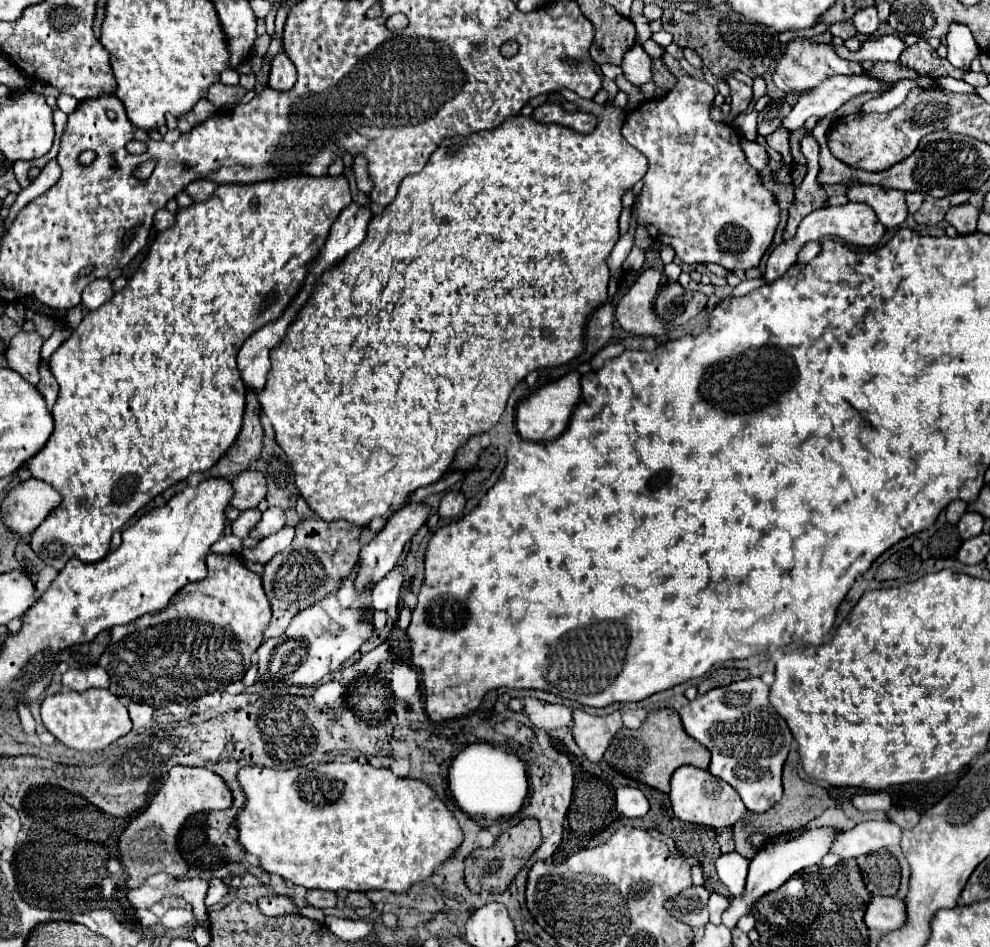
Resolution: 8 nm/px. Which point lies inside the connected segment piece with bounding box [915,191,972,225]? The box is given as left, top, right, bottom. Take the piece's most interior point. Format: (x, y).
(932, 212)

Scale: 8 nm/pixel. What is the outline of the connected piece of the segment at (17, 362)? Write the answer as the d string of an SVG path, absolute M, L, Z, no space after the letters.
M19 331L11 339L9 349L5 353L9 367L15 369L19 375L23 375L23 379L27 379L33 385L39 383L41 345L43 345L43 339L41 339L41 335L37 331L33 331L33 333Z

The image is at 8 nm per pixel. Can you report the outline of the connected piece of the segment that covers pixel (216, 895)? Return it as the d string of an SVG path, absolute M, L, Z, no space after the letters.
M211 879L211 881L209 881L209 889L207 889L205 905L219 903L229 891L231 891L231 887L229 887L227 883L223 883L223 879Z

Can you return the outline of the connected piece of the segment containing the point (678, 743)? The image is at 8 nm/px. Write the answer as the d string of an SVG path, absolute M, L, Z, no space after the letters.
M659 709L649 713L639 729L621 729L605 751L605 761L619 773L637 779L649 787L655 787L663 793L669 793L669 779L677 767L693 765L707 769L709 759L709 751L683 731L679 715L671 709Z

